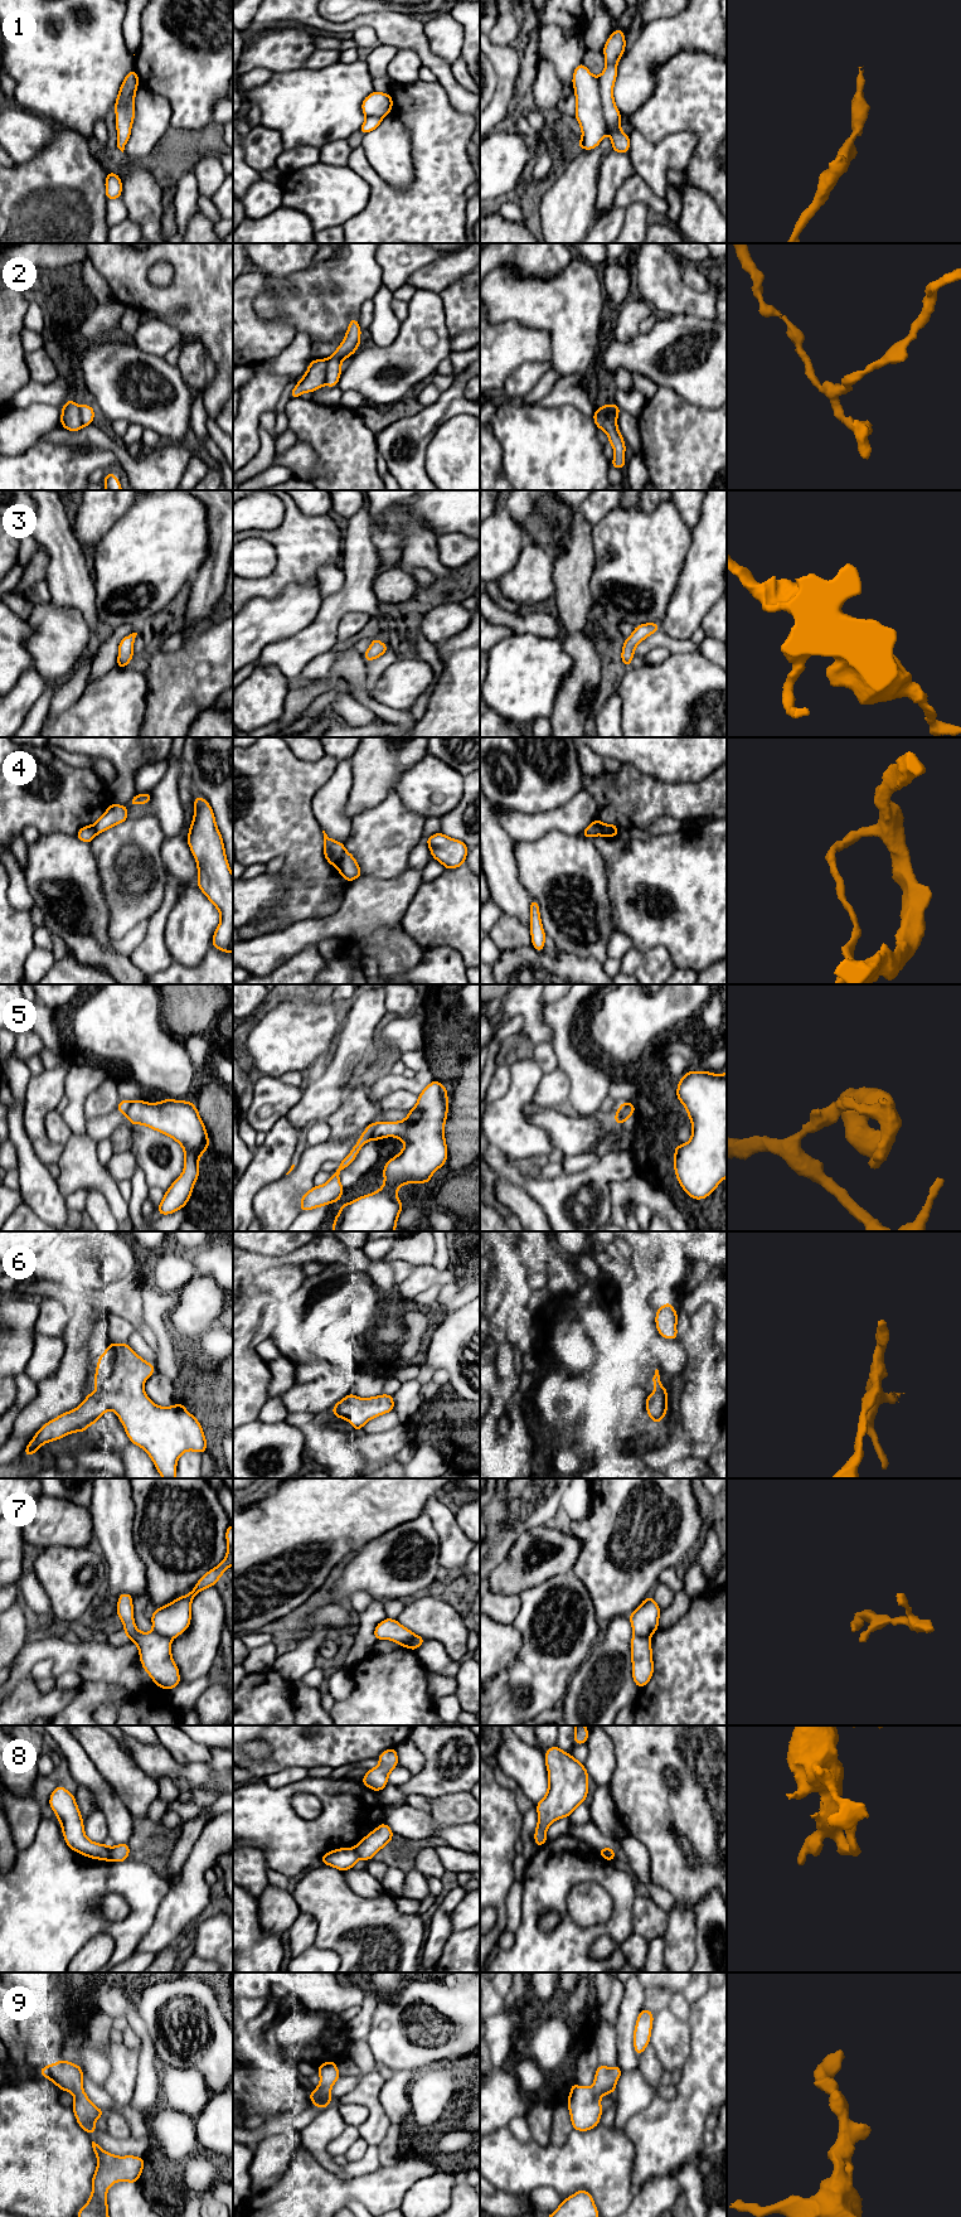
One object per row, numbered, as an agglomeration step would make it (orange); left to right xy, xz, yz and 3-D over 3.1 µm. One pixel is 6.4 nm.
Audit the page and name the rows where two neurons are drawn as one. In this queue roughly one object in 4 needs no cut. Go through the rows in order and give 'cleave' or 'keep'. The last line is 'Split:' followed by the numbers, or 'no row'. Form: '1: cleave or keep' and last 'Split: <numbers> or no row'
1: cleave
2: cleave
3: keep
4: cleave
5: cleave
6: keep
7: cleave
8: cleave
9: keep
Split: 1, 2, 4, 5, 7, 8

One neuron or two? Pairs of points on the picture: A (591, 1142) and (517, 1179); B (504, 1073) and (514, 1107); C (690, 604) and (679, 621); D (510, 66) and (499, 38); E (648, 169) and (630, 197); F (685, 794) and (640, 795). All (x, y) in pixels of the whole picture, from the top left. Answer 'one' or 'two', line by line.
A: two
B: two
C: one
D: two
E: two
F: one

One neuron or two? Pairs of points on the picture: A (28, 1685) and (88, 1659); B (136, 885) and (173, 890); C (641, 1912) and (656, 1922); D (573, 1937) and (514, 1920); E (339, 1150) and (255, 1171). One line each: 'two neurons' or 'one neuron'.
A: two neurons
B: two neurons
C: one neuron
D: two neurons
E: two neurons

